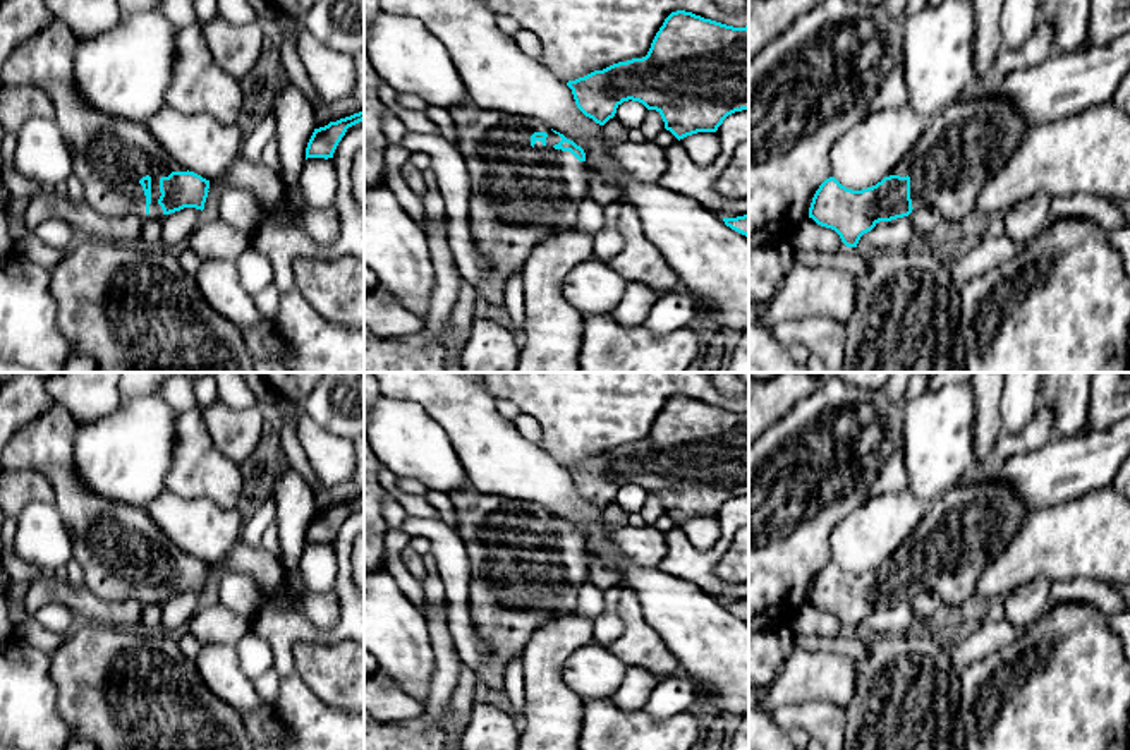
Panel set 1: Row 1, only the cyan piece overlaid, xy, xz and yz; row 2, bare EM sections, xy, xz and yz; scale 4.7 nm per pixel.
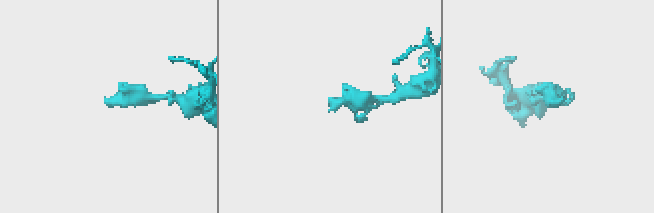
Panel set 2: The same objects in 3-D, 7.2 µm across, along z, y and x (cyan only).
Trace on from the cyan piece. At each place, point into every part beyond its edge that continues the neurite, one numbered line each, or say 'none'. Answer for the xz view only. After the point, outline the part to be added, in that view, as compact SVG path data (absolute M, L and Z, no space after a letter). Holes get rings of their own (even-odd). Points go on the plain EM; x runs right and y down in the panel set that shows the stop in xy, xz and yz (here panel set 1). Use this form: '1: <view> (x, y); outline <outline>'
1: xz (519, 579); outline M471 486L448 496L471 566L472 623L491 647L476 674L489 688L503 688L507 664L524 654L532 633L551 618L575 611L591 558L586 546L579 546L570 535L555 534L562 522L536 503L489 496Z

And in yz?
1: yz (969, 526); outline M1001 481L948 487L886 559L910 561L912 592L933 589L953 616L975 606L982 572L1013 541L1030 511Z

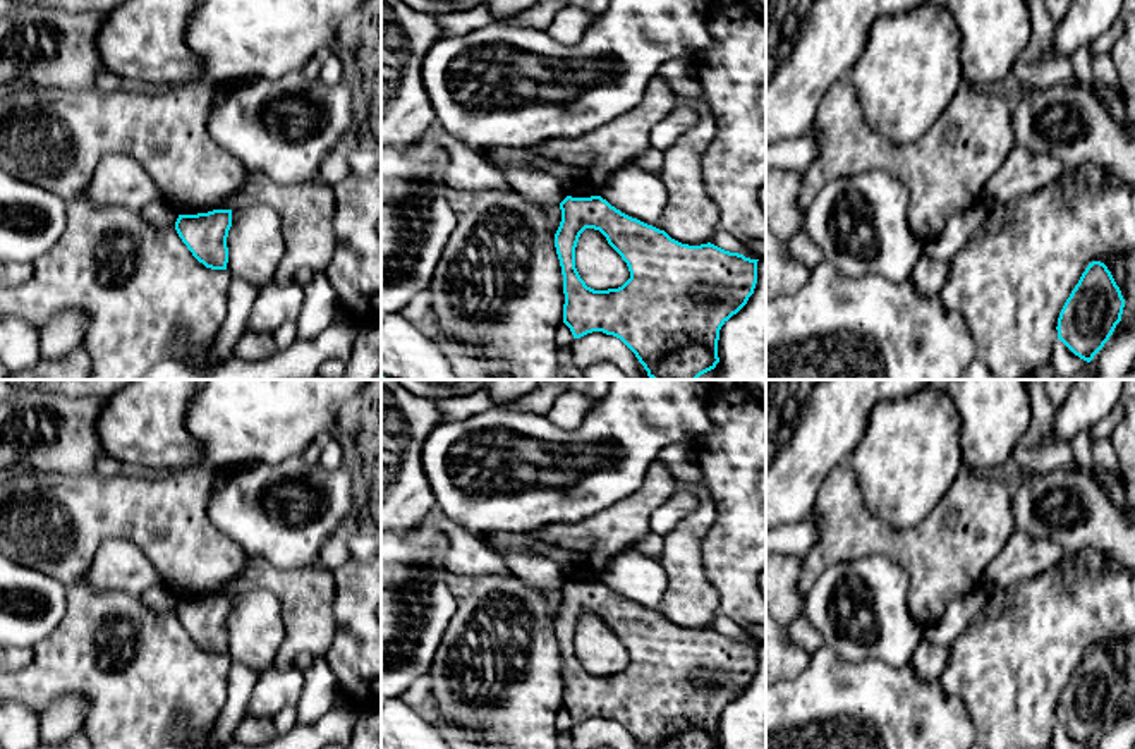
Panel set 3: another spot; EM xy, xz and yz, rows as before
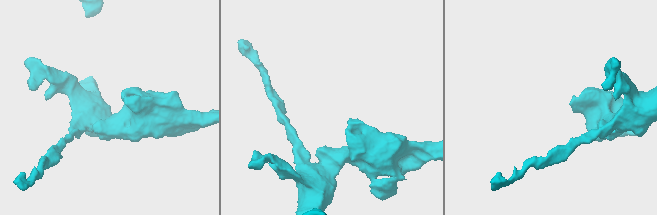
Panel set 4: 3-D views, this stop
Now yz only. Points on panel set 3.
none

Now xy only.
none

